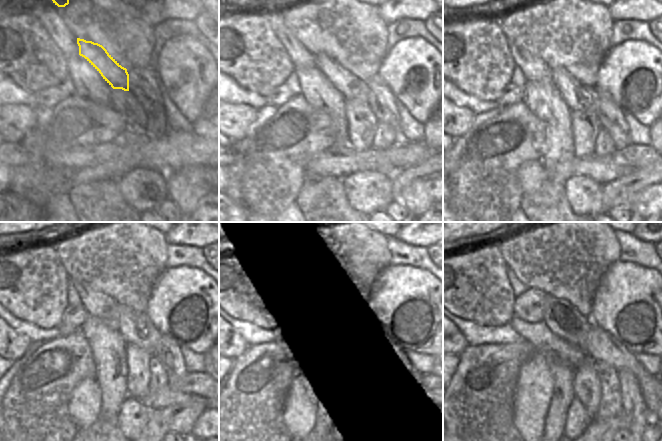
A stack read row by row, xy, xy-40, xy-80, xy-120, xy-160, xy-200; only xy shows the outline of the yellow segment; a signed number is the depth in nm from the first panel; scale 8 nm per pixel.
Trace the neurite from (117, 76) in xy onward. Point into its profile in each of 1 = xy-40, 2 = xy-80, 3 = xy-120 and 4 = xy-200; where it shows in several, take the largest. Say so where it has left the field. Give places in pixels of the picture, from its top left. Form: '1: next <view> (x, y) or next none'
1: next xy-40 (350, 87)
2: next xy-80 (579, 97)
3: next xy-120 (136, 328)
4: next xy-200 (601, 346)

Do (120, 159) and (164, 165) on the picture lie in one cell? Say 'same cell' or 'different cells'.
same cell

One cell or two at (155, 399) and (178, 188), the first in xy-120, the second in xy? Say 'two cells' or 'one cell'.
two cells

